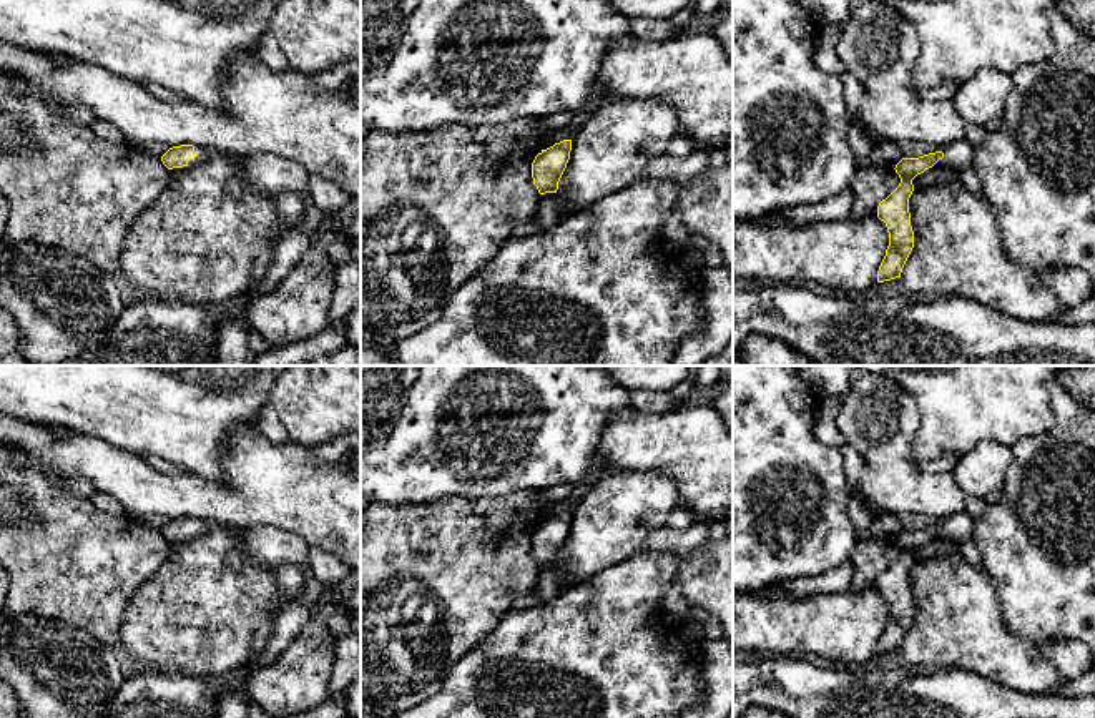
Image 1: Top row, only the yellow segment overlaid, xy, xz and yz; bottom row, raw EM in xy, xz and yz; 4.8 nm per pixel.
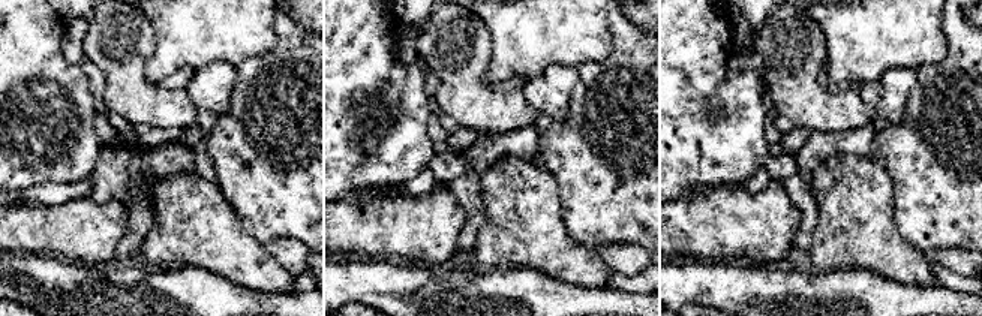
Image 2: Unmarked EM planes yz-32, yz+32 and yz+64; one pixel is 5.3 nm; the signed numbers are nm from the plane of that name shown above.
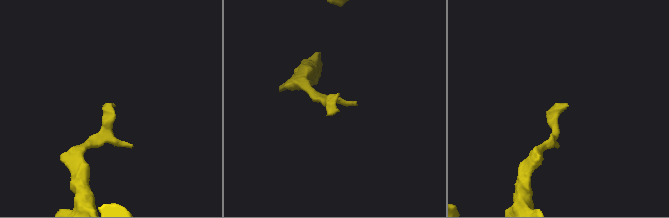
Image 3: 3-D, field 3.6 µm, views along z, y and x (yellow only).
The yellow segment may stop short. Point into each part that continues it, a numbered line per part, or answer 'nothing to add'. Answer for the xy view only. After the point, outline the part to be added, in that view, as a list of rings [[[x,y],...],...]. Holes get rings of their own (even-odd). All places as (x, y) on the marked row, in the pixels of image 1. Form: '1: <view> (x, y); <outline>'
1: xy (201, 155); [[[194,146],[194,151],[196,151],[194,160],[189,160],[188,165],[183,166],[183,168],[169,170],[169,173],[176,173],[179,170],[188,170],[188,168],[198,166],[198,165],[204,163],[211,156],[211,153],[208,150],[204,150],[204,148],[201,148],[201,146]]]

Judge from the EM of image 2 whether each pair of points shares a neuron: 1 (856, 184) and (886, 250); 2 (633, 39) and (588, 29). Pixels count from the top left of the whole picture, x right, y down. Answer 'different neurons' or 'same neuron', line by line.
1: same neuron
2: different neurons

